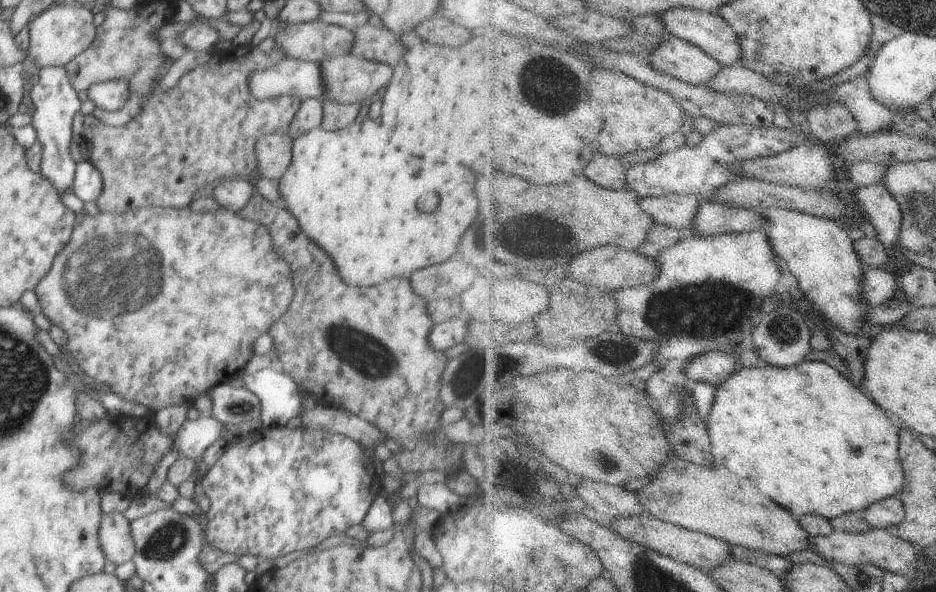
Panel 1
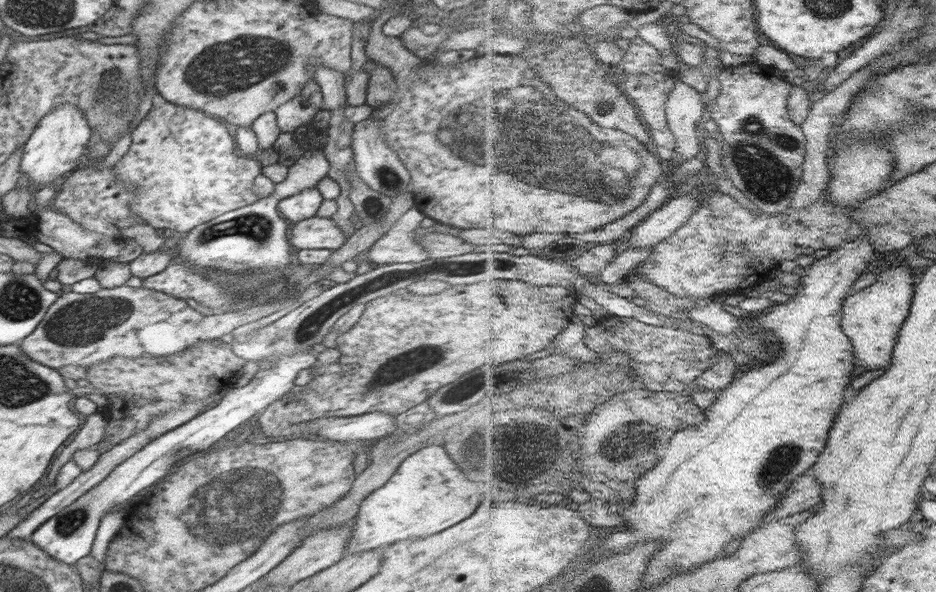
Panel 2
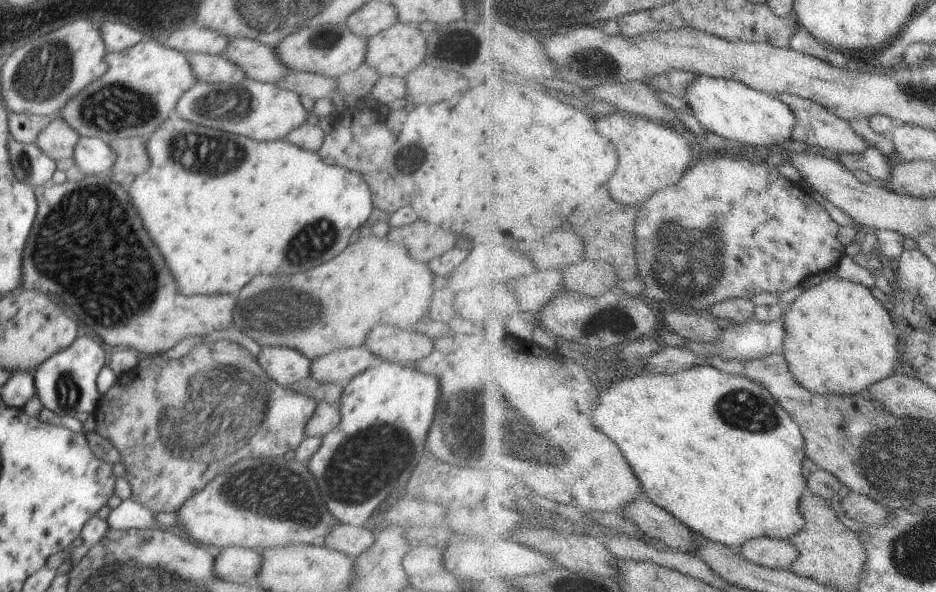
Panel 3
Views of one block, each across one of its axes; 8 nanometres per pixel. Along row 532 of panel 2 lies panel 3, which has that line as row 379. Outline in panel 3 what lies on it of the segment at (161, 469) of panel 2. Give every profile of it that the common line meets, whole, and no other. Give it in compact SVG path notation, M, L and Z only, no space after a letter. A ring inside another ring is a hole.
M84 336L77 337L69 348L56 352L55 356L44 360L34 374L36 395L44 409L48 408L61 417L74 417L78 412L94 414L101 396L98 393L97 378L105 364L105 357L106 352L101 342L96 342L93 338L88 340L88 336Z

